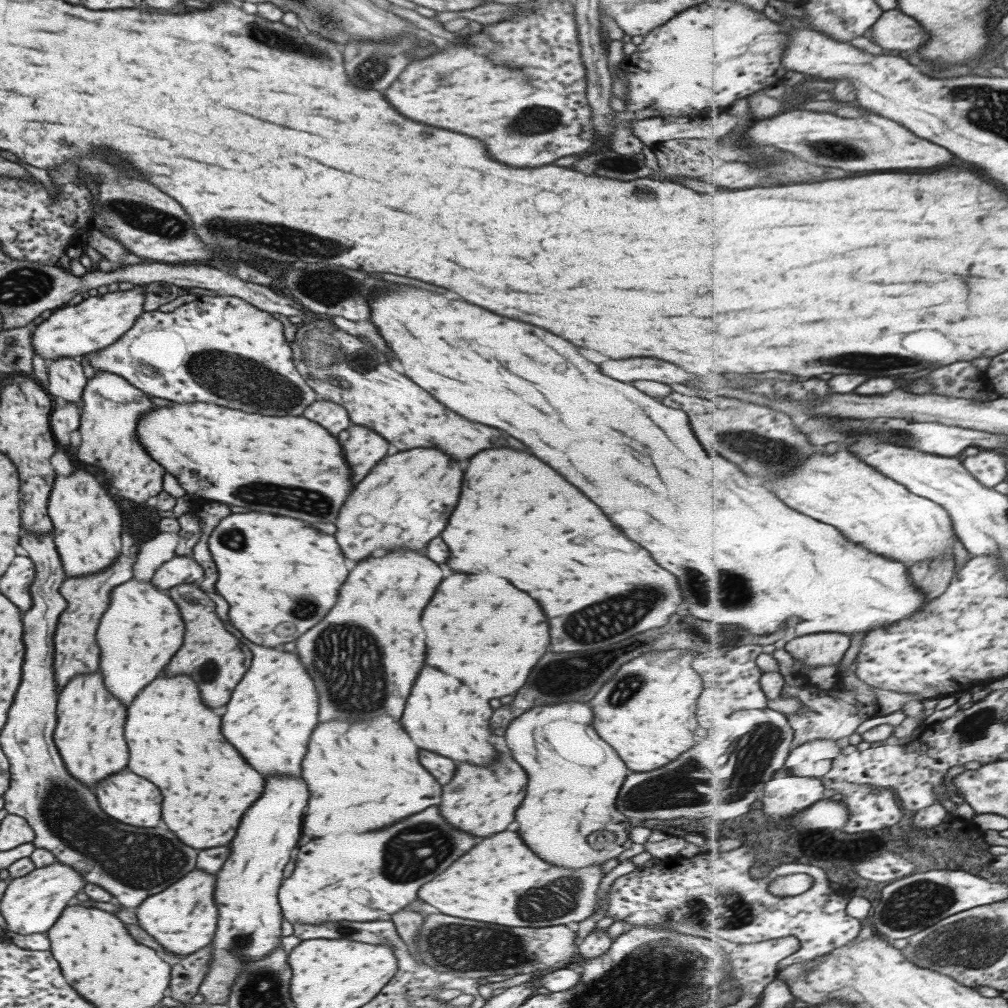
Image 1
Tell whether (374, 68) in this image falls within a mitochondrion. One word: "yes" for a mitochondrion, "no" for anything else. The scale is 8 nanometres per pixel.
yes

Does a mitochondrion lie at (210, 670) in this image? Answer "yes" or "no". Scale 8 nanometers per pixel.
yes

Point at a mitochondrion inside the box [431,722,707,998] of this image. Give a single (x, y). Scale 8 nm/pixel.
(555, 899)

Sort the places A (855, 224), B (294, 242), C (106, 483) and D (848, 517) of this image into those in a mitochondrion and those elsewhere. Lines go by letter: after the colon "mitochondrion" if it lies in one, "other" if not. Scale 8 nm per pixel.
A: other
B: mitochondrion
C: other
D: other

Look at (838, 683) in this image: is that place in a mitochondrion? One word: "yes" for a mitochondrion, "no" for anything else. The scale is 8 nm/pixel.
no

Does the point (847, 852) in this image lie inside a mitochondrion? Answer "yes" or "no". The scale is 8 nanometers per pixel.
no

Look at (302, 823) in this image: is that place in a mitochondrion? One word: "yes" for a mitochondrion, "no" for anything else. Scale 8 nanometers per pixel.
no

